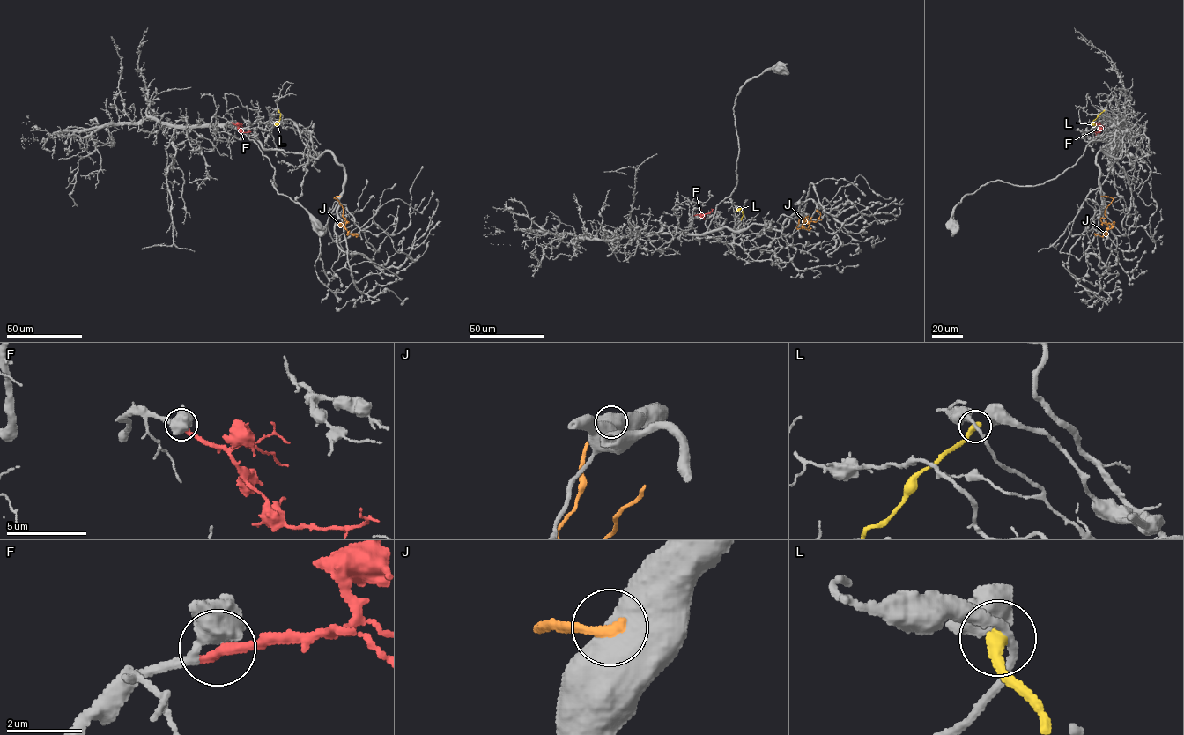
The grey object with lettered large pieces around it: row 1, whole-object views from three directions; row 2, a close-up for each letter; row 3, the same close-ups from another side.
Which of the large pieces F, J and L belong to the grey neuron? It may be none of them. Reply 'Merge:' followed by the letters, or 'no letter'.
Merge: F

